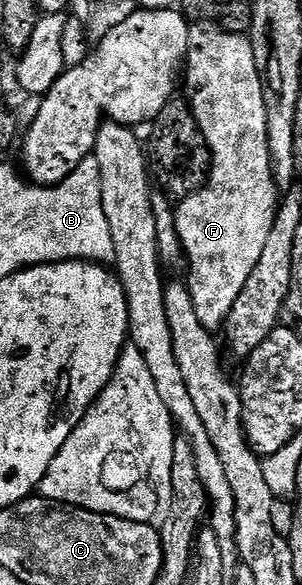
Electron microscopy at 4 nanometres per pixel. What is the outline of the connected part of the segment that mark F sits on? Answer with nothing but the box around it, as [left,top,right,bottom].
[175,22,279,332]

